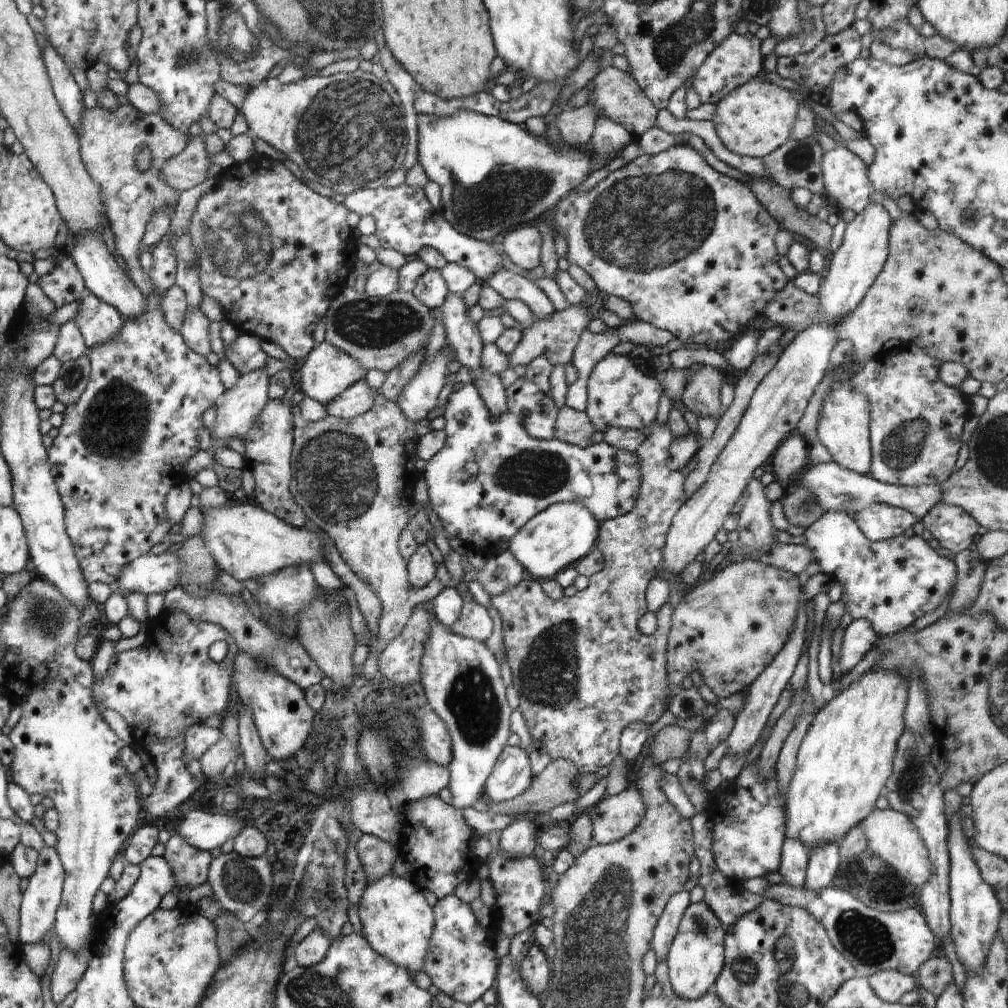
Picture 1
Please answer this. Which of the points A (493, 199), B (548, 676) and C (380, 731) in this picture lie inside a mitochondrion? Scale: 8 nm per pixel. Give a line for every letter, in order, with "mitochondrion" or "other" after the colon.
A: mitochondrion
B: mitochondrion
C: mitochondrion

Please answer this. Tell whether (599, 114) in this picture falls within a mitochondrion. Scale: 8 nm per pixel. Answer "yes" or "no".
no

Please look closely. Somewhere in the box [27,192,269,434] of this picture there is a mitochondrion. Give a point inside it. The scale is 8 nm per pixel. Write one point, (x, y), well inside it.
(73, 374)

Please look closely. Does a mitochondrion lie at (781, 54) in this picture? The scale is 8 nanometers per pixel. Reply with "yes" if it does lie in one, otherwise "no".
no

